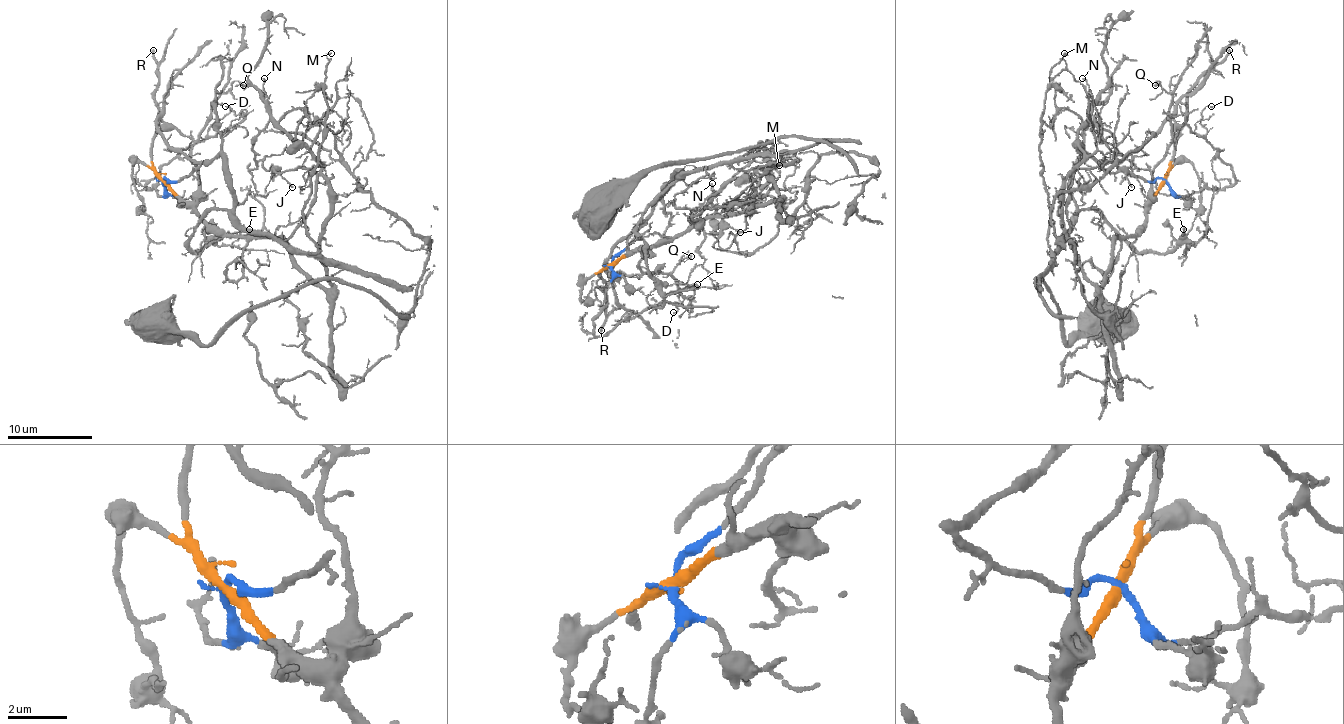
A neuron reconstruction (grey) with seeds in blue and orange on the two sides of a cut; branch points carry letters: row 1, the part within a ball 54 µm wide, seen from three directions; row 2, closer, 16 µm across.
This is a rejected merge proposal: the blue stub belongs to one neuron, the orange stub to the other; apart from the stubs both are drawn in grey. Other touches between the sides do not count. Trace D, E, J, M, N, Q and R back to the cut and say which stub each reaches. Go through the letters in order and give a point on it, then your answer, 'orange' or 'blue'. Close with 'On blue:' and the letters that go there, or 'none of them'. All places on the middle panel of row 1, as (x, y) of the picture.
D: (673, 312) | blue
E: (697, 284) | blue
J: (740, 232) | blue
M: (779, 165) | blue
N: (712, 183) | orange
Q: (691, 256) | orange
R: (601, 330) | orange
On blue: D, E, J, M

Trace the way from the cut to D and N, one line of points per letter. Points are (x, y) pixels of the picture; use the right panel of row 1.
D: (1165, 179), (1178, 196), (1235, 183), (1233, 168), (1218, 156), (1201, 124), (1201, 113), (1212, 107)
N: (1165, 179), (1141, 226), (1116, 239), (1097, 288), (1062, 213), (1090, 115), (1082, 79)

